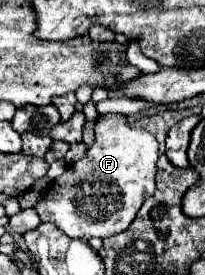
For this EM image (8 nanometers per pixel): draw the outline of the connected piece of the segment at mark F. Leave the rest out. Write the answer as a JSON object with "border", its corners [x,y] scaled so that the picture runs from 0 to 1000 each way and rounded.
{"border":[[[507,415],[478,429],[459,487],[468,516],[420,567],[341,596],[176,742],[205,807],[254,807],[312,851],[390,873],[537,865],[605,844],[693,735],[761,691],[771,509],[732,480],[634,458],[595,415]]]}

